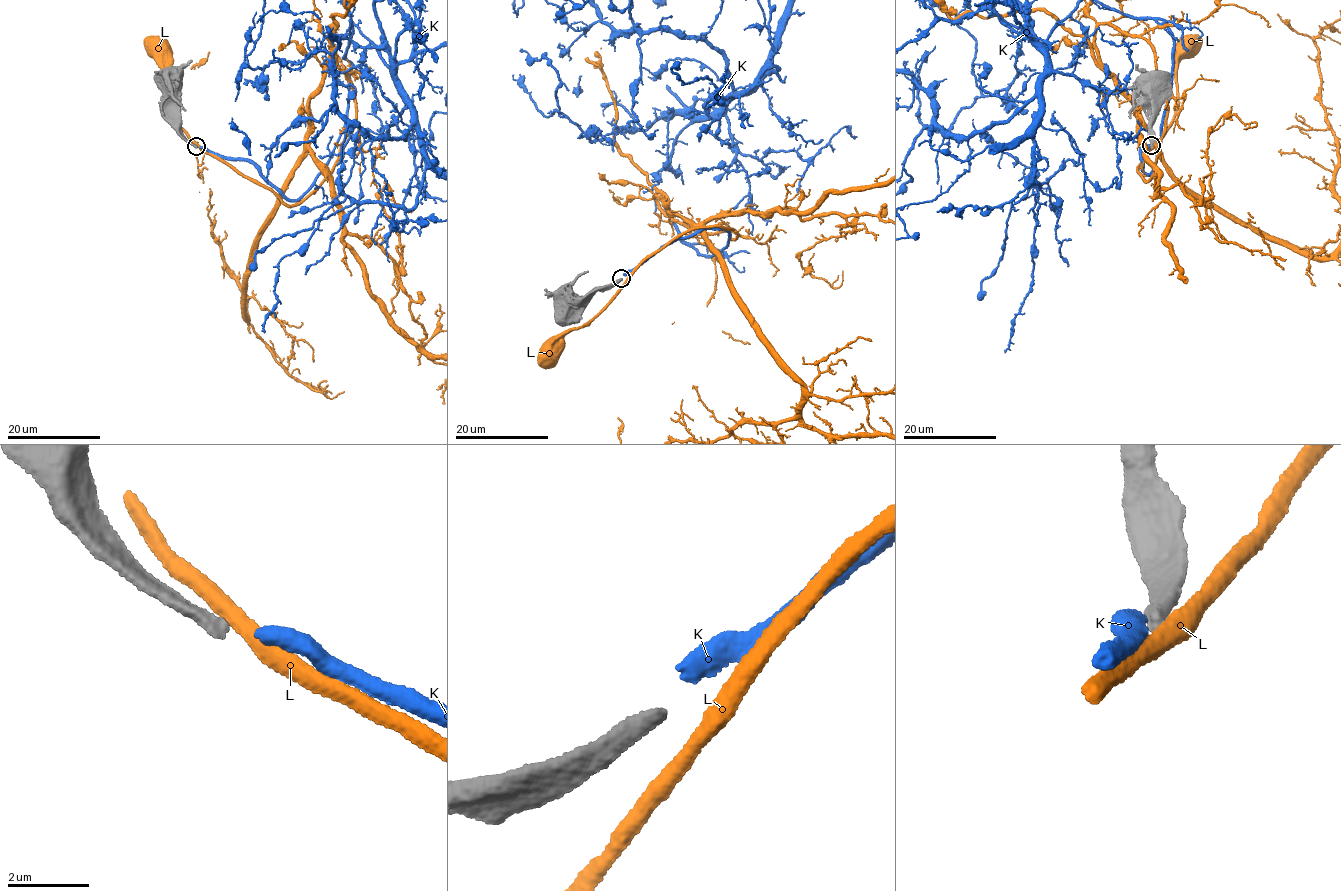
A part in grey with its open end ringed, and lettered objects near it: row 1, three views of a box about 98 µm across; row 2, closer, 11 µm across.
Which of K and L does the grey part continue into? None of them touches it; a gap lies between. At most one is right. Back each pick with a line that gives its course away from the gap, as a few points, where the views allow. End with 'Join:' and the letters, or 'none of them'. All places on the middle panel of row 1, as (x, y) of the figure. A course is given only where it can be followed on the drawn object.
Join: K

